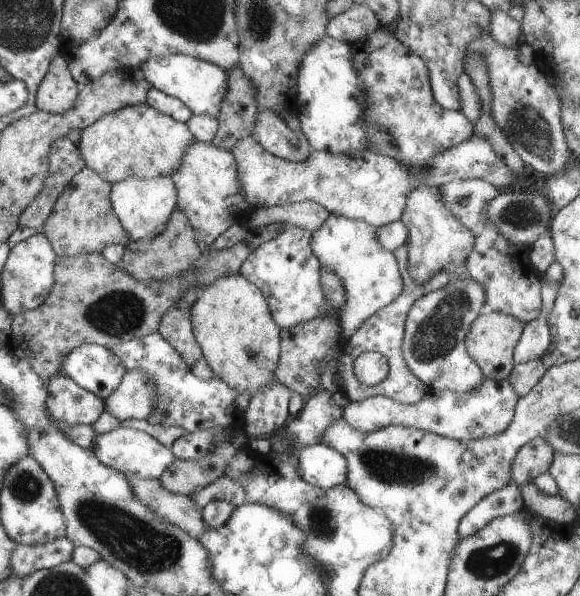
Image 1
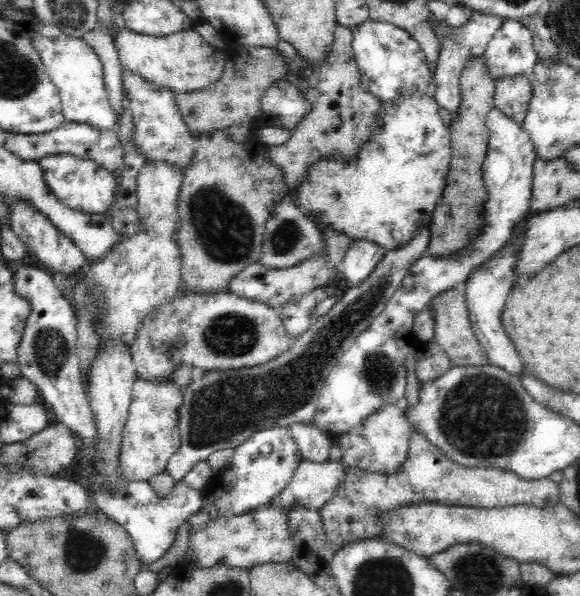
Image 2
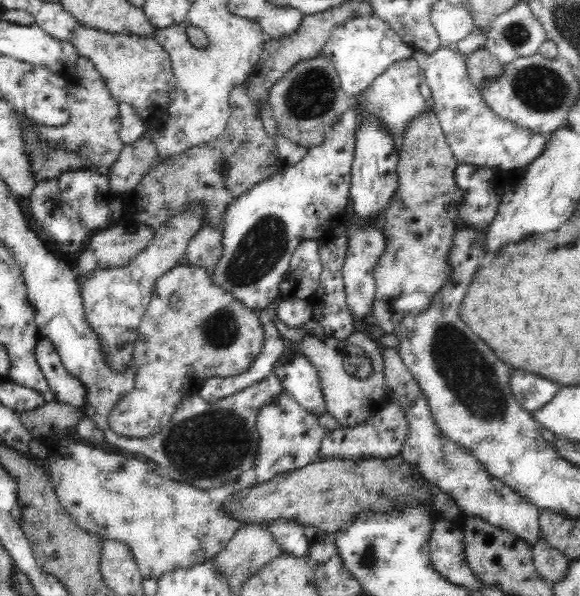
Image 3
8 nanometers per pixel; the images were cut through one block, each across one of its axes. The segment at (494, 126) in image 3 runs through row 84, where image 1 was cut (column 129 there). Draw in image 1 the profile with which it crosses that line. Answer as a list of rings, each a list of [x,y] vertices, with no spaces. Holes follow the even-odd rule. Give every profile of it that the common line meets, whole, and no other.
[[[119,426],[109,432],[95,435],[88,446],[102,465],[118,470],[124,475],[132,474],[142,479],[158,479],[165,467],[172,461],[170,447],[159,444],[148,434]]]

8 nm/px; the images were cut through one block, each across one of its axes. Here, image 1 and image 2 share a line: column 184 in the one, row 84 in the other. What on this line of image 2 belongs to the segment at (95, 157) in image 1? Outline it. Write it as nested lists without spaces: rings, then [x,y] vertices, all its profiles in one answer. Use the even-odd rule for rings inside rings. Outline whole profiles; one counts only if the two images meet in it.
[[[123,69],[123,88],[127,90],[129,107],[133,114],[135,126],[133,142],[140,153],[148,161],[160,161],[185,173],[196,154],[196,136],[192,135],[182,121],[182,113],[174,101],[174,93],[170,89],[150,84],[136,73]]]

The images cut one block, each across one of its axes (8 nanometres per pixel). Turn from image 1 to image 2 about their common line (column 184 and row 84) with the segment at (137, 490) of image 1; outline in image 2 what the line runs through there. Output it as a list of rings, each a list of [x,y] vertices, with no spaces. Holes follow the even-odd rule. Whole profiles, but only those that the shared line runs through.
[[[526,74],[498,79],[495,82],[495,107],[521,126],[532,95],[533,88]]]

